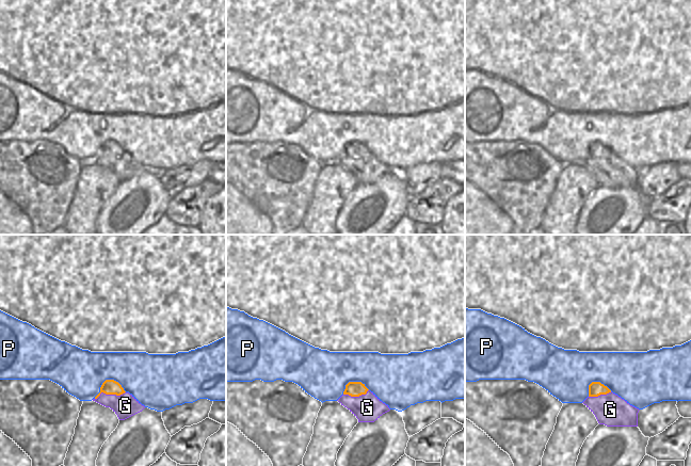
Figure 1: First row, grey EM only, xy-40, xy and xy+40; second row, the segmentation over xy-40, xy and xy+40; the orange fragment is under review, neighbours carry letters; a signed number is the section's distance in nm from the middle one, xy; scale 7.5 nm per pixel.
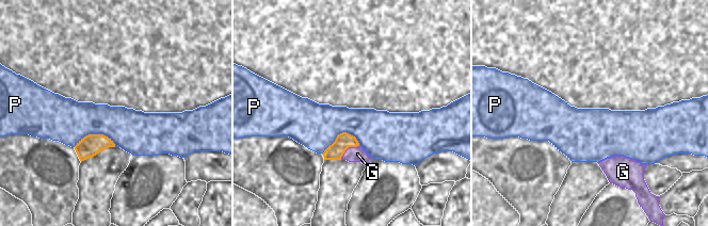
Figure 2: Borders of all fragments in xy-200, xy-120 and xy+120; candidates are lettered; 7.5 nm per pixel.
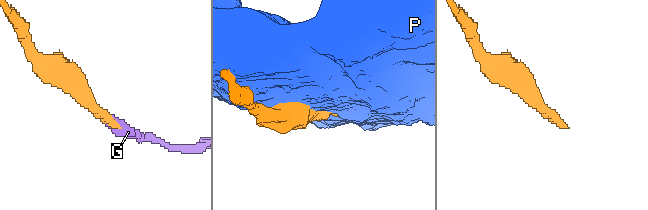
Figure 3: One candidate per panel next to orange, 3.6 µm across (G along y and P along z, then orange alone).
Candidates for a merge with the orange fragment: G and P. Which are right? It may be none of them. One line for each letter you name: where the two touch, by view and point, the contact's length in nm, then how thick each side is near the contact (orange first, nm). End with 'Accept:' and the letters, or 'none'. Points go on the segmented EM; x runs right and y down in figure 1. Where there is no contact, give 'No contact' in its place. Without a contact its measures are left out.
G: Touches orange at xy-40 (110, 394). Shared border 240 nm. Thickness 110 nm (orange) against 180 nm
Accept: G

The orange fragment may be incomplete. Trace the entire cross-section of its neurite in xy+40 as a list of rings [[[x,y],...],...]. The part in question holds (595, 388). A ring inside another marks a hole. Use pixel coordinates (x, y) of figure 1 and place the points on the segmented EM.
[[[600,382],[589,385],[589,397],[582,402],[607,427],[638,427],[639,408],[613,393]]]

